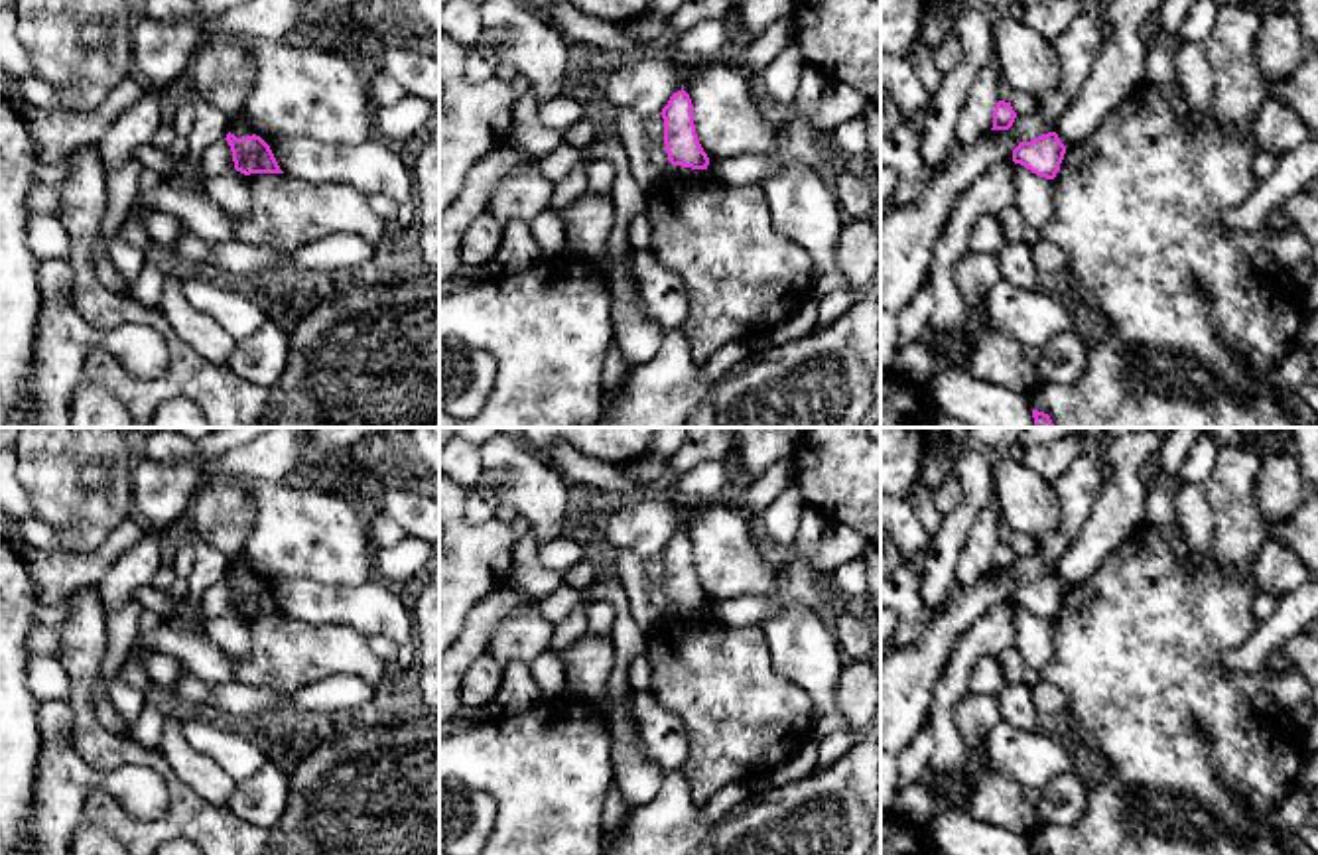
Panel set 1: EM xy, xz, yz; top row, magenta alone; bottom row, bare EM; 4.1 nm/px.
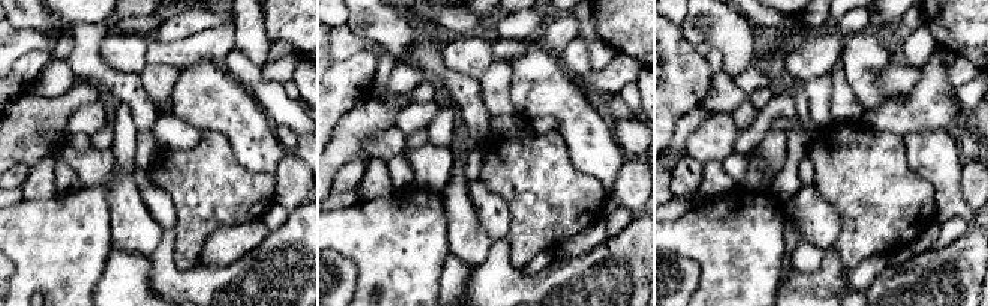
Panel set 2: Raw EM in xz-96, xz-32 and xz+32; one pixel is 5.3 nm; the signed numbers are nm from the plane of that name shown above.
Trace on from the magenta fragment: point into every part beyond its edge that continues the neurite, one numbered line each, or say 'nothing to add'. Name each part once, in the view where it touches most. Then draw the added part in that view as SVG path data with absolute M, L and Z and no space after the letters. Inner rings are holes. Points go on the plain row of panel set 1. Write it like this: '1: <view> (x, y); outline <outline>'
nothing to add

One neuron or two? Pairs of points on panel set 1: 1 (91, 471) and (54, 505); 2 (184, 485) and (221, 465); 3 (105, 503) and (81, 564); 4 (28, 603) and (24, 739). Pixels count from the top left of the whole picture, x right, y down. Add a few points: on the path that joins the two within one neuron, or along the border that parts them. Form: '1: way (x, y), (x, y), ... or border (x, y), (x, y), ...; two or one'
1: way (81, 477), (64, 495); one
2: border (235, 448), (213, 458), (203, 467), (201, 477); two
3: border (121, 523), (91, 550), (62, 550); two
4: way (20, 637), (20, 706); one

